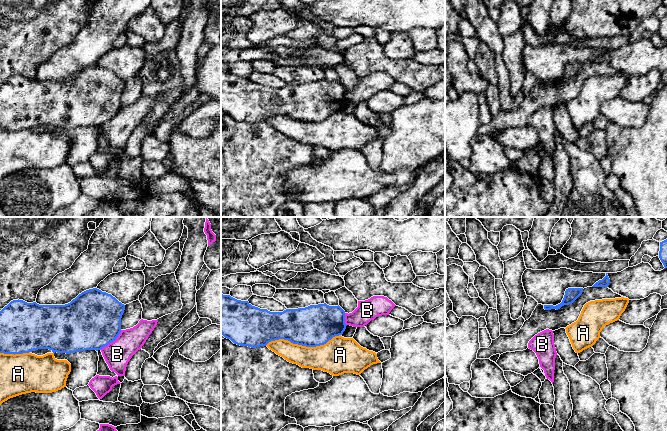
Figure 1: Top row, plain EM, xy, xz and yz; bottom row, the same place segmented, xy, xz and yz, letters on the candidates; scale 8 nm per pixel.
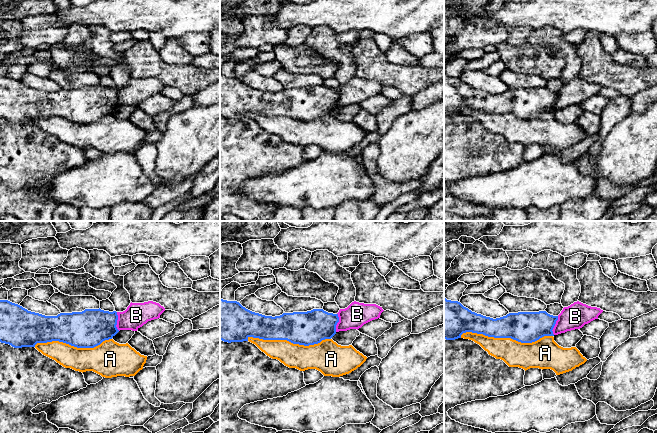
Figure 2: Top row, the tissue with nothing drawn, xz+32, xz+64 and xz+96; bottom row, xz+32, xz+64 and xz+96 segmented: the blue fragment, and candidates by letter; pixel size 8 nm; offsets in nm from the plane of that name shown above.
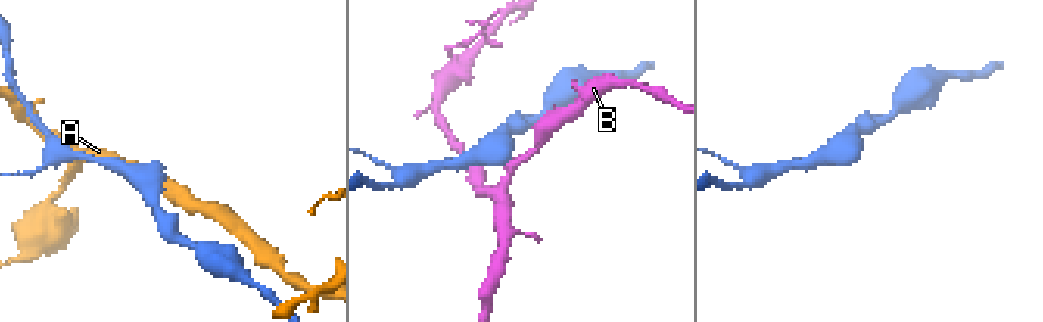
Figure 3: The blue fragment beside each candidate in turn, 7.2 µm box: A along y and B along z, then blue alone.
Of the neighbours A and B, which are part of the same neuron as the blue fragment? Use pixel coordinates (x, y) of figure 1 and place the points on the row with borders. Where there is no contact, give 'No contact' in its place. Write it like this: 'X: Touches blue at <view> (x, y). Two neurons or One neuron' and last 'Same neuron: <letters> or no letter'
A: Touches blue at xz (302, 345). Two neurons
B: Touches blue at xy (112, 341). Two neurons
Same neuron: no letter

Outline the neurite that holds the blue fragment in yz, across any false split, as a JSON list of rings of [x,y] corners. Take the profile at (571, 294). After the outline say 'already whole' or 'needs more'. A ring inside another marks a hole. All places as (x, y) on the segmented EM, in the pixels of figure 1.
[[[568,288],[565,291],[564,298],[562,302],[556,306],[544,305],[545,310],[560,309],[564,305],[572,304],[583,292],[583,288]]] | already whole

